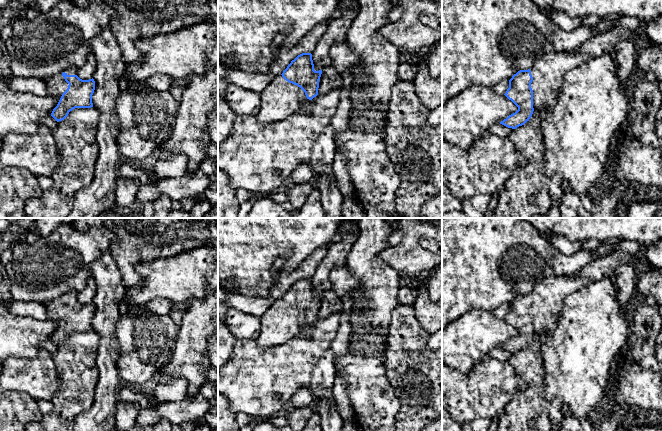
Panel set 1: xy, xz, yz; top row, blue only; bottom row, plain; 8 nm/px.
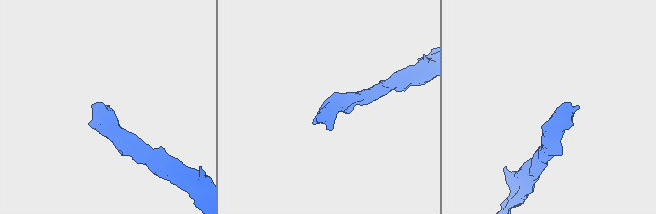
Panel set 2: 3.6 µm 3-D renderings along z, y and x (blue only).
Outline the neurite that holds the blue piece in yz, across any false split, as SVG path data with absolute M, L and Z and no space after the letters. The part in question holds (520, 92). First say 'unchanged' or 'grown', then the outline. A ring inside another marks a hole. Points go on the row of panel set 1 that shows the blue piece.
grown; M552 50L538 59L531 69L518 71L509 80L509 88L504 94L518 107L518 110L500 124L516 129L529 121L534 110L542 111L544 108L552 106L559 97L565 74L592 58L591 55L581 52Z

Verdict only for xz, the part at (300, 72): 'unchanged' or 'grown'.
grown

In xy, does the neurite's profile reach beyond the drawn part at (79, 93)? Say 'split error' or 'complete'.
split error

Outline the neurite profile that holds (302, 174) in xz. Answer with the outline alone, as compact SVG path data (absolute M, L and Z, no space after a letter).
M309 163L298 166L292 171L290 176L290 180L293 184L312 182L314 178L315 175Z

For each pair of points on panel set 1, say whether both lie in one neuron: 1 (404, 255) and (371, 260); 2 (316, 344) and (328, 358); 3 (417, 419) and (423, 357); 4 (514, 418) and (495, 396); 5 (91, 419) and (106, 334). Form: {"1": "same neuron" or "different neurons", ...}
{"1": "different neurons", "2": "different neurons", "3": "same neuron", "4": "different neurons", "5": "same neuron"}

